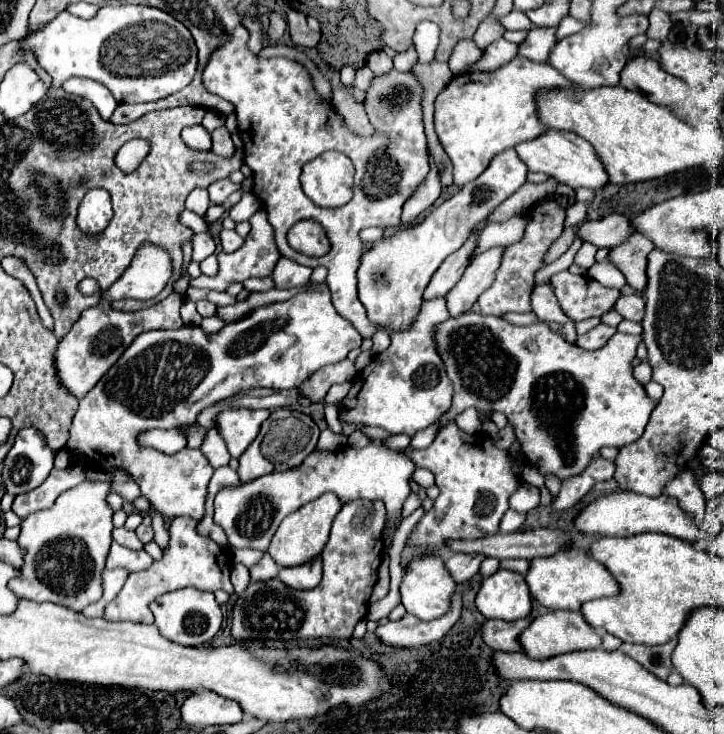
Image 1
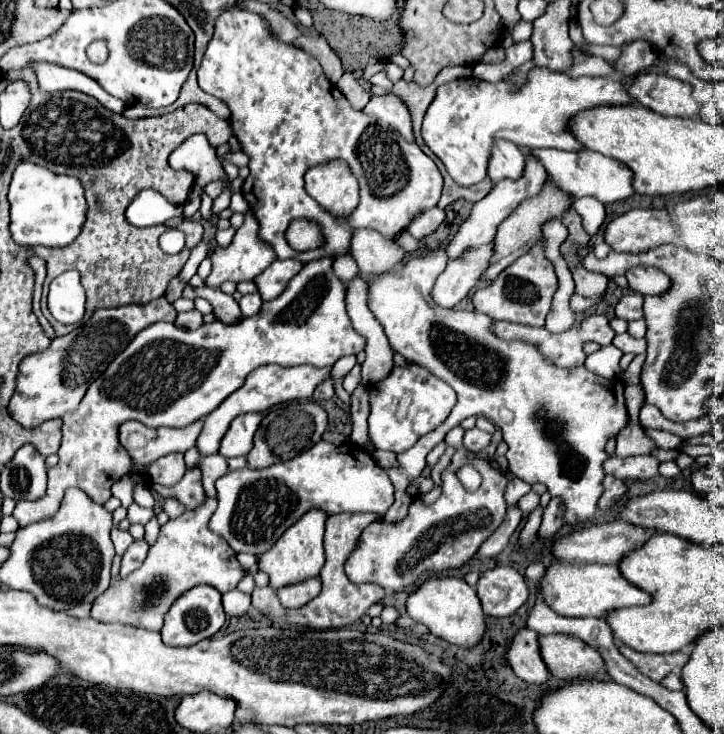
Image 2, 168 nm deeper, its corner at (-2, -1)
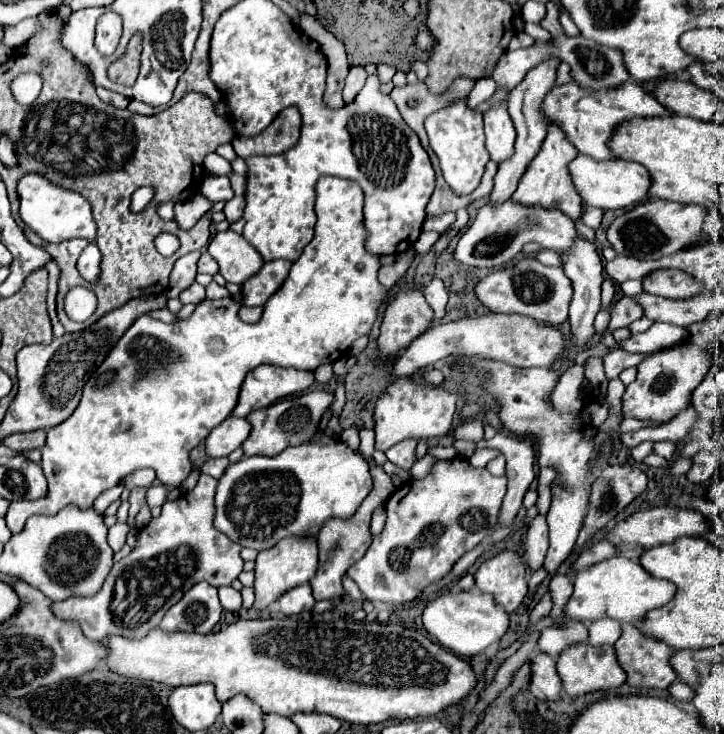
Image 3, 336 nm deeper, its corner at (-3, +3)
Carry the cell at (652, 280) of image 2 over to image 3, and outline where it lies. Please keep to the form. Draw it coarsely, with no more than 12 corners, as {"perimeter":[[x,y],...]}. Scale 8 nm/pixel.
{"perimeter":[[653,270],[647,294],[683,300],[701,286],[683,270]]}

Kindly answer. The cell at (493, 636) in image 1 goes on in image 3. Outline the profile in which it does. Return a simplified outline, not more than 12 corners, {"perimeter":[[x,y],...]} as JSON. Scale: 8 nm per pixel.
{"perimeter":[[545,652],[531,660],[529,690],[541,700],[557,700],[561,680]]}

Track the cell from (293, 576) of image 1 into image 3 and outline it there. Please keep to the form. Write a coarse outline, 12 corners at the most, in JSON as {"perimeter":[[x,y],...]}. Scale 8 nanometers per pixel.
{"perimeter":[[311,584],[289,590],[277,602],[283,614],[315,604]]}

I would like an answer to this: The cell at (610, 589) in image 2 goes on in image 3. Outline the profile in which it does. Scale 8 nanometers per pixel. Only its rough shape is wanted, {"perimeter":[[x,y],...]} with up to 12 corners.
{"perimeter":[[617,554],[577,572],[565,616],[637,624],[677,588]]}

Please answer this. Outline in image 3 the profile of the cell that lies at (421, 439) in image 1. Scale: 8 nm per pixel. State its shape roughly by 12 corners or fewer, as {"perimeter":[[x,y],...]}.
{"perimeter":[[323,434],[219,478],[213,524],[243,548],[317,536],[371,490]]}

